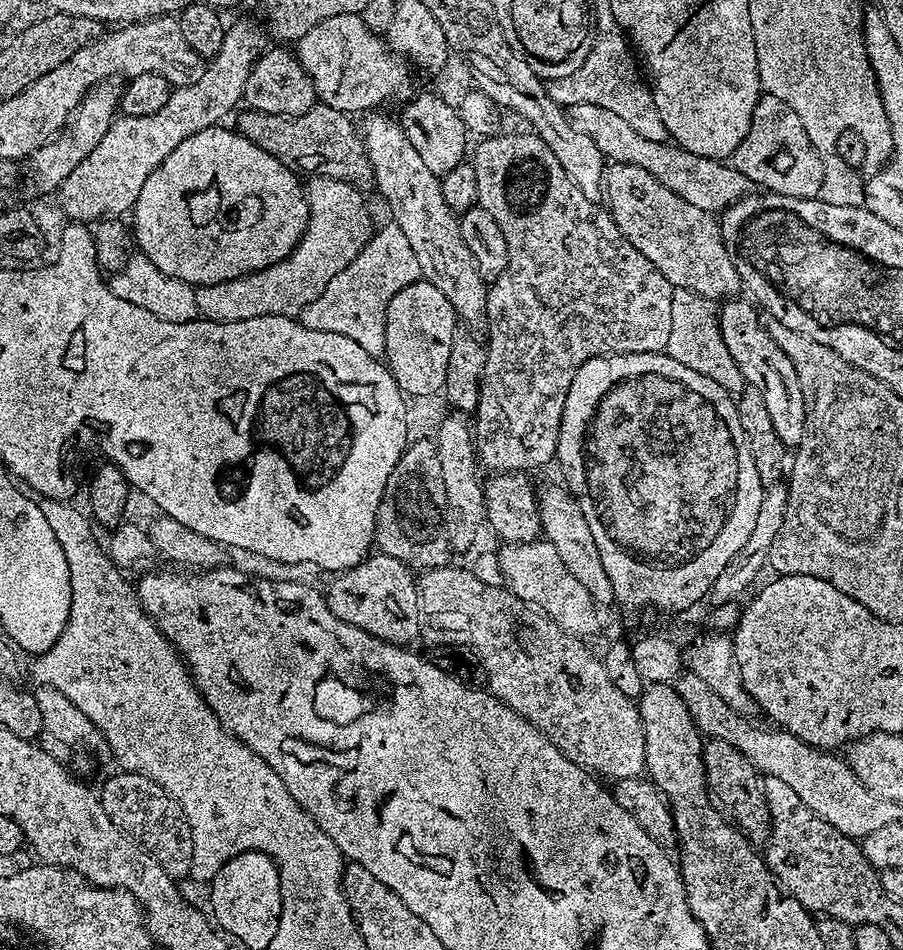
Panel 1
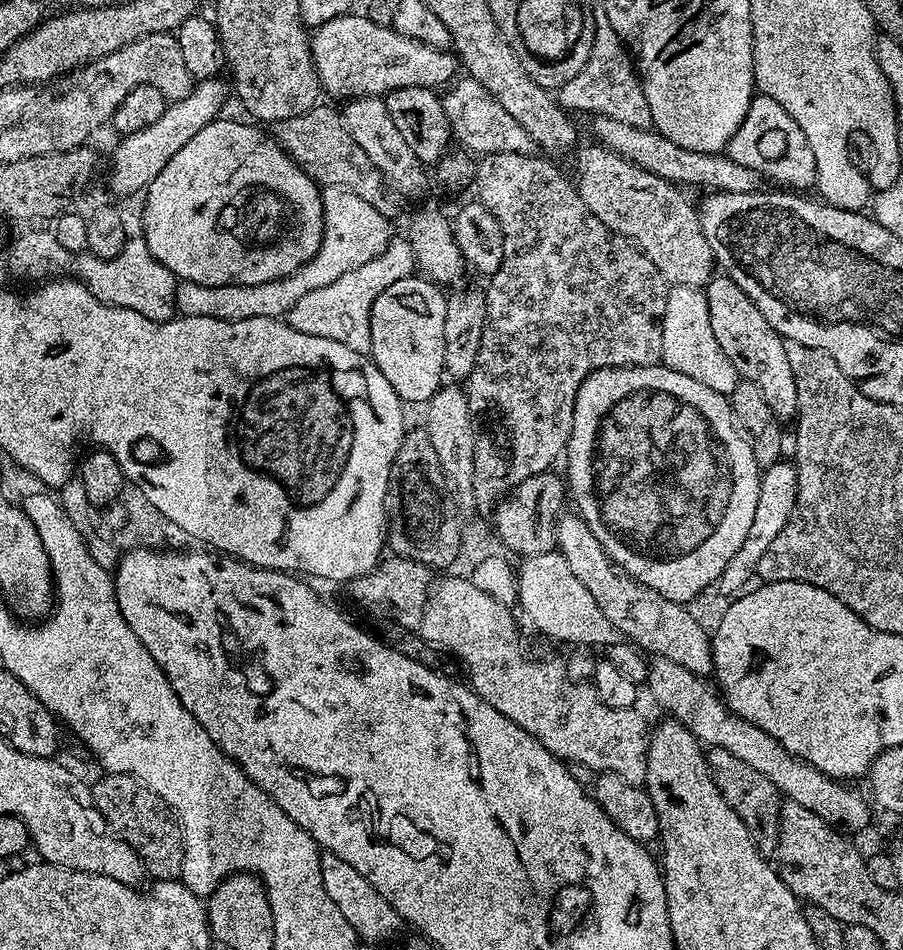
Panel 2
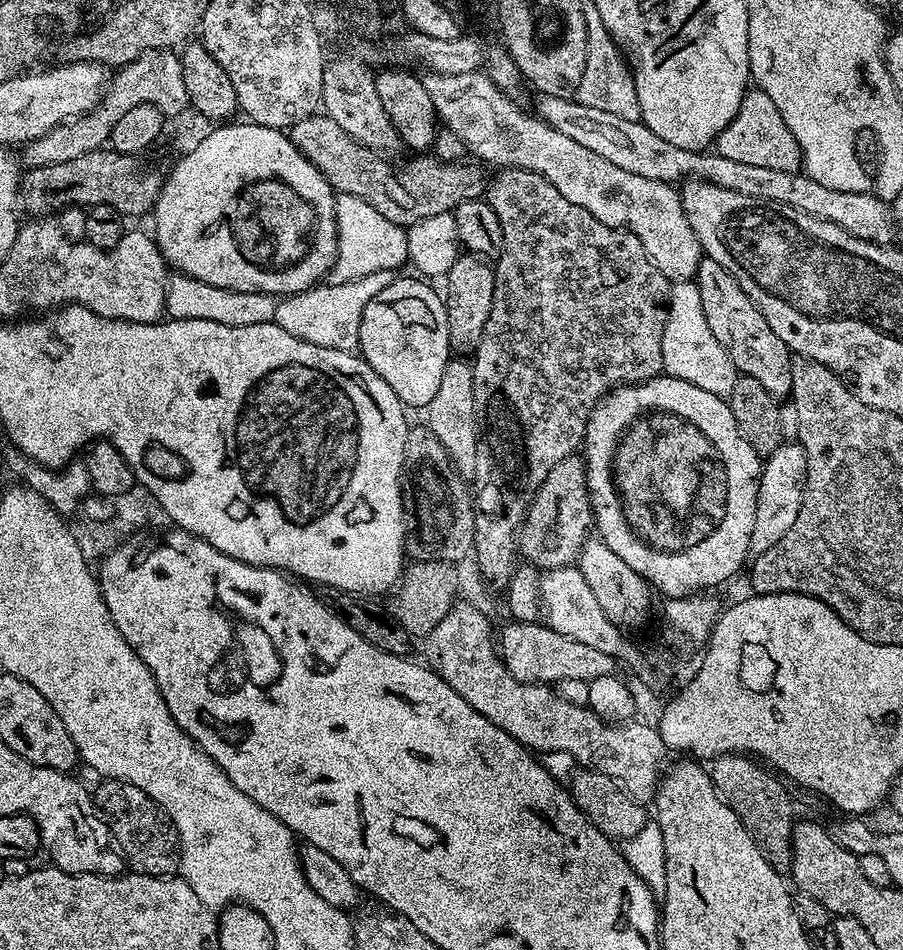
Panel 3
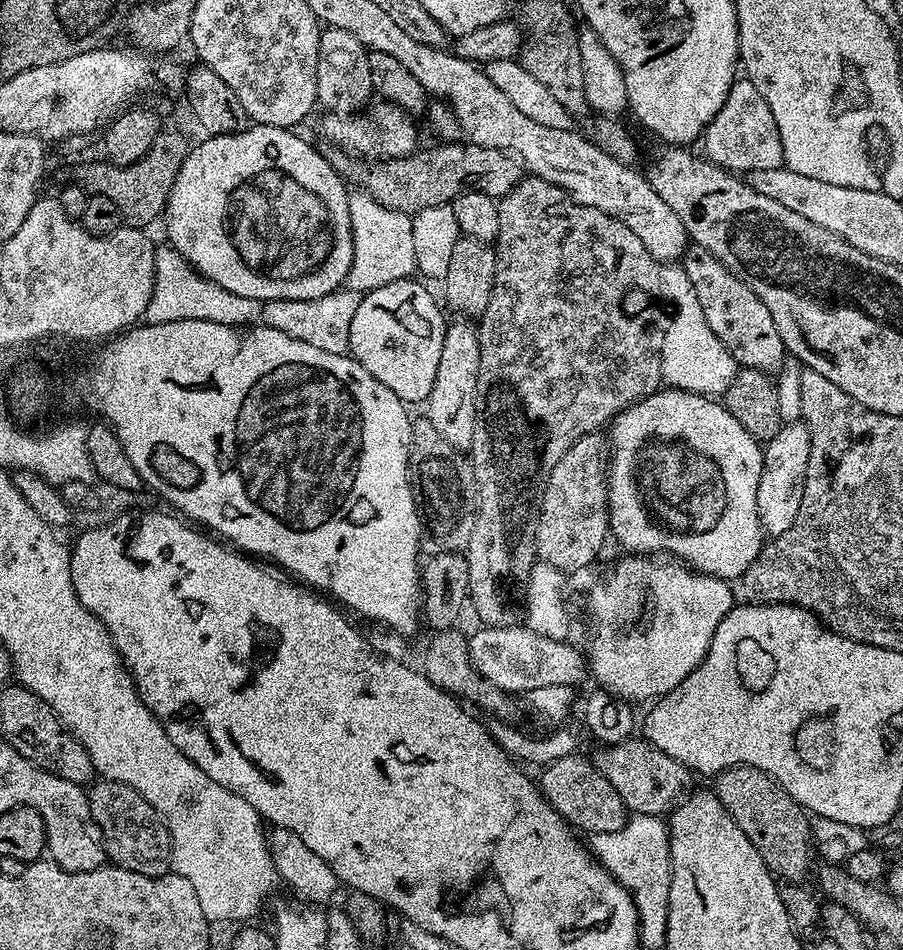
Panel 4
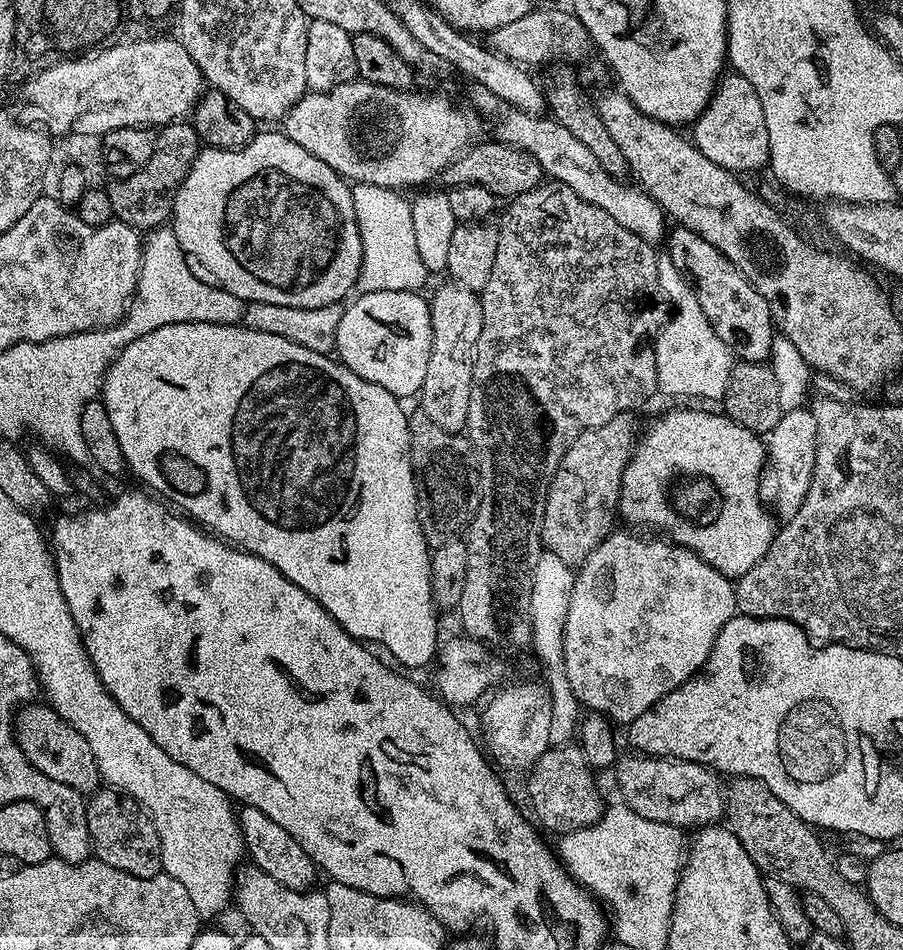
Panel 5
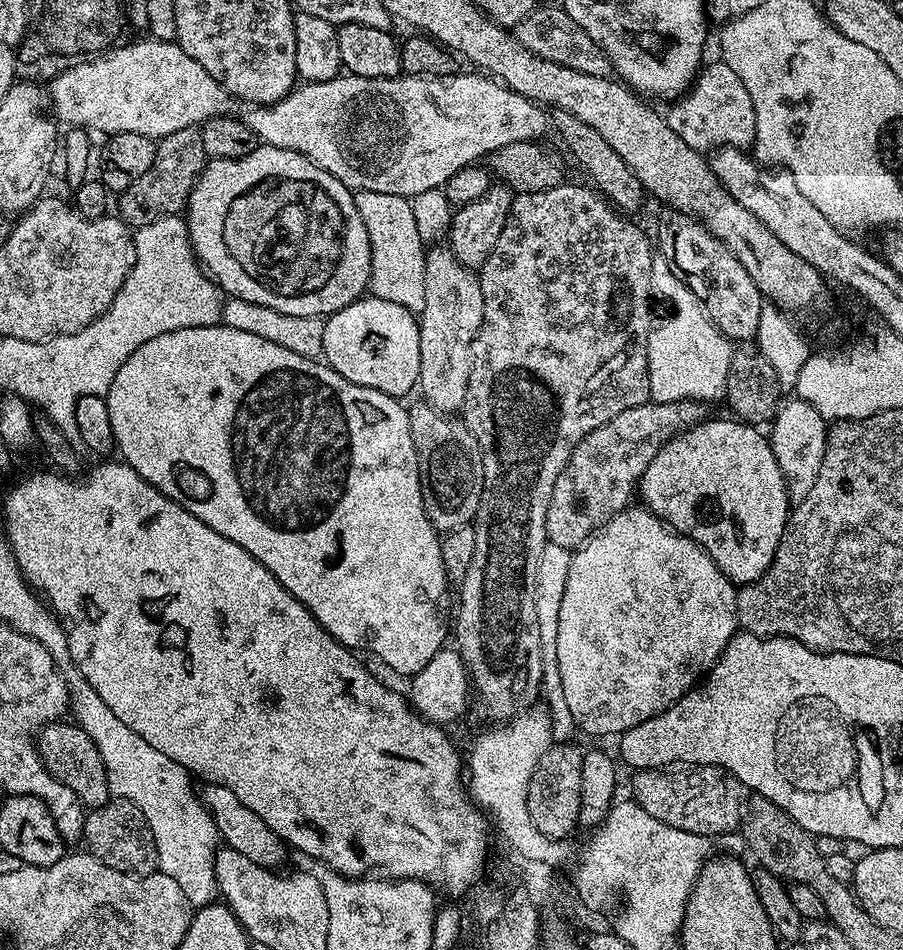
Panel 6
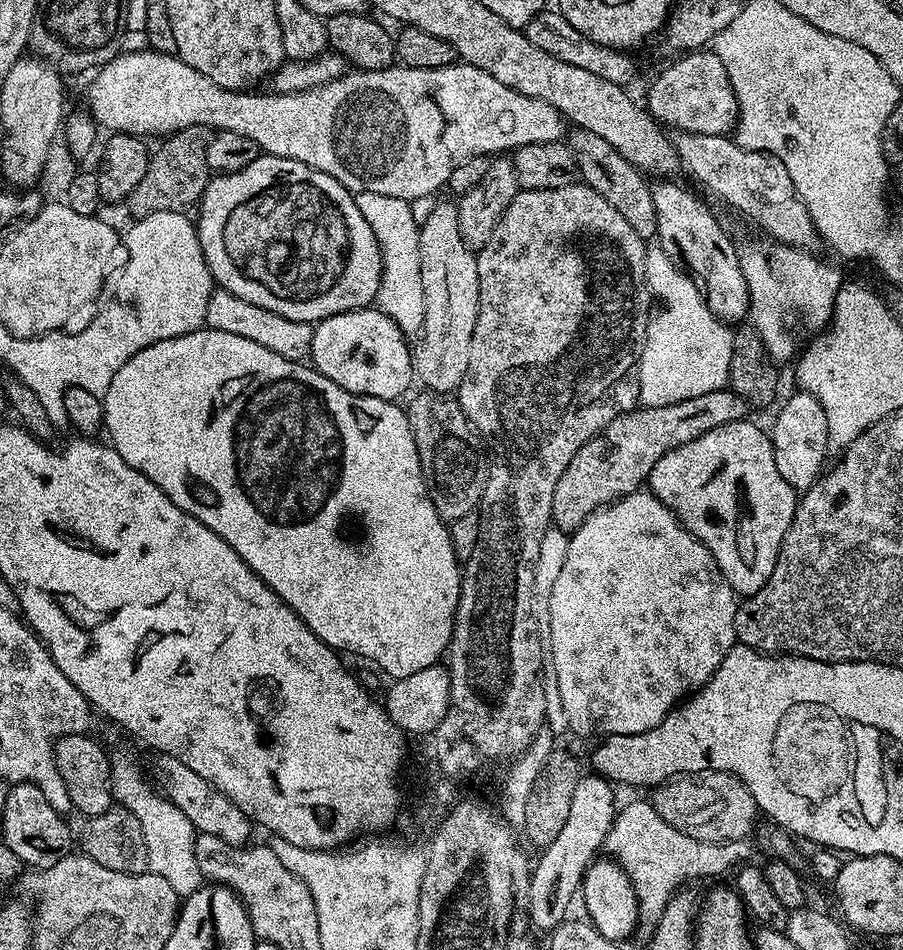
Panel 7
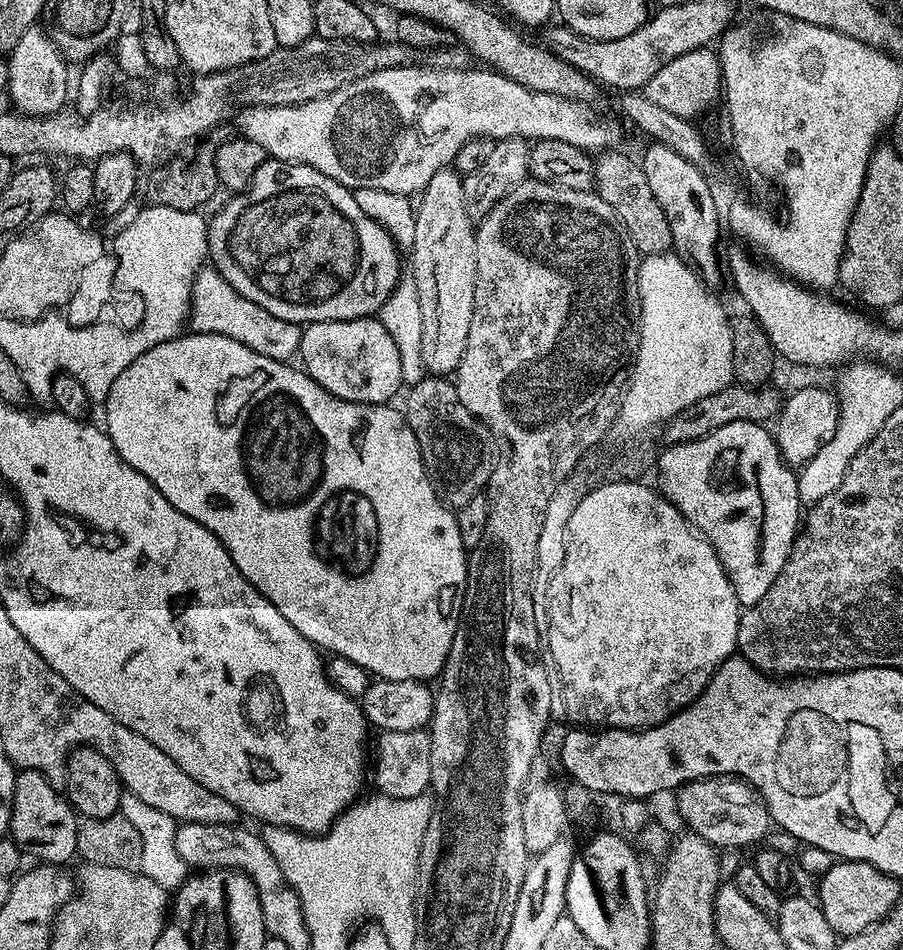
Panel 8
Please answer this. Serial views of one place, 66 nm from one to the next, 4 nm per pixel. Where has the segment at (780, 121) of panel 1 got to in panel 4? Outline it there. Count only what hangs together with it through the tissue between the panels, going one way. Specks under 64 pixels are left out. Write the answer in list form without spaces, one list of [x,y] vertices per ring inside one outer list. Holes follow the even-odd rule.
[[[747,78],[734,81],[722,110],[718,110],[718,114],[704,129],[703,144],[703,155],[733,174],[774,170],[785,163],[782,138],[778,134],[778,122],[774,122],[774,113],[770,106],[766,106],[766,98],[758,94],[758,86],[754,86],[754,82]]]

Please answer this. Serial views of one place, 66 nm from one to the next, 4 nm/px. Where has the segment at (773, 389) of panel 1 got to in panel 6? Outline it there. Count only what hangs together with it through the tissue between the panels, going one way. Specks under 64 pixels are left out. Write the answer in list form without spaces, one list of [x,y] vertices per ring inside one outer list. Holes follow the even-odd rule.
[[[665,207],[663,211],[656,220],[656,236],[654,232],[659,255],[666,257],[669,264],[678,269],[679,275],[686,278],[688,289],[702,301],[704,313],[722,335],[732,342],[755,341],[758,318],[762,318],[766,300],[754,278],[746,274],[746,266],[742,266],[728,247],[714,238],[708,227],[695,216],[688,216],[676,208]]]

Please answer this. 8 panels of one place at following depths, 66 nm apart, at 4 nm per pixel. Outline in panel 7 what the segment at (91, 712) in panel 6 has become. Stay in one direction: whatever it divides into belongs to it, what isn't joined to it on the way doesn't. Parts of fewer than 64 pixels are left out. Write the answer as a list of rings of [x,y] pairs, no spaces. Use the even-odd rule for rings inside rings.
[[[128,756],[115,757],[112,760],[112,794],[115,803],[128,808],[142,822],[142,834],[146,834],[146,854],[148,855],[148,871],[166,878],[170,886],[181,896],[187,898],[202,886],[200,867],[196,861],[197,831],[191,821],[161,794],[153,784],[144,777],[144,772]]]

